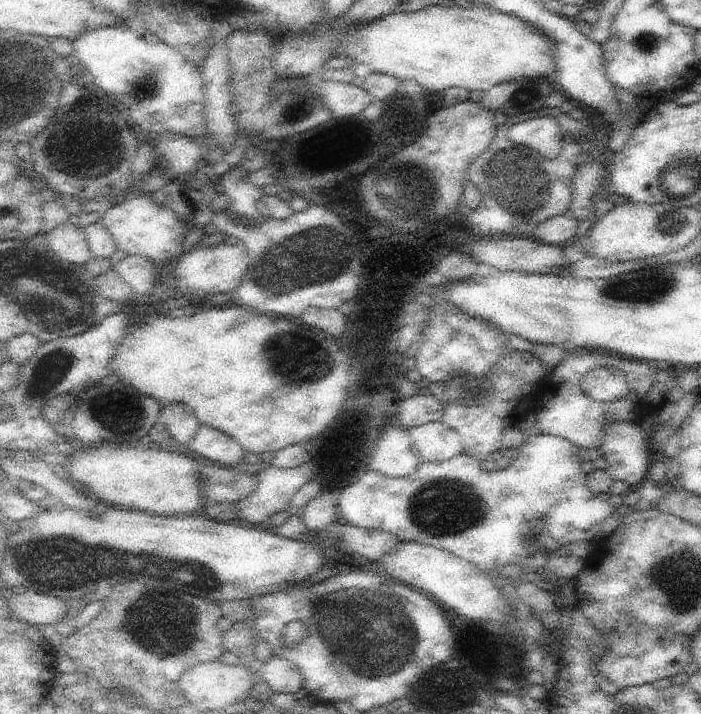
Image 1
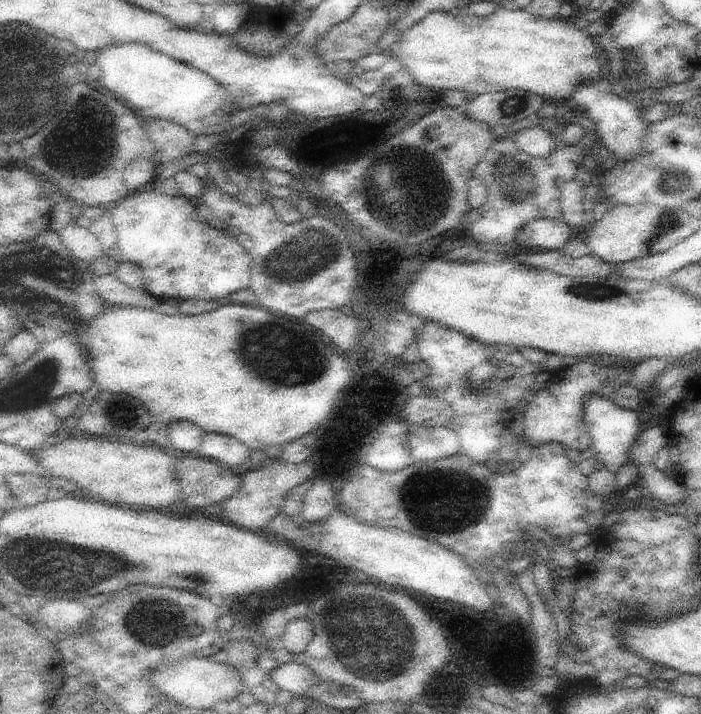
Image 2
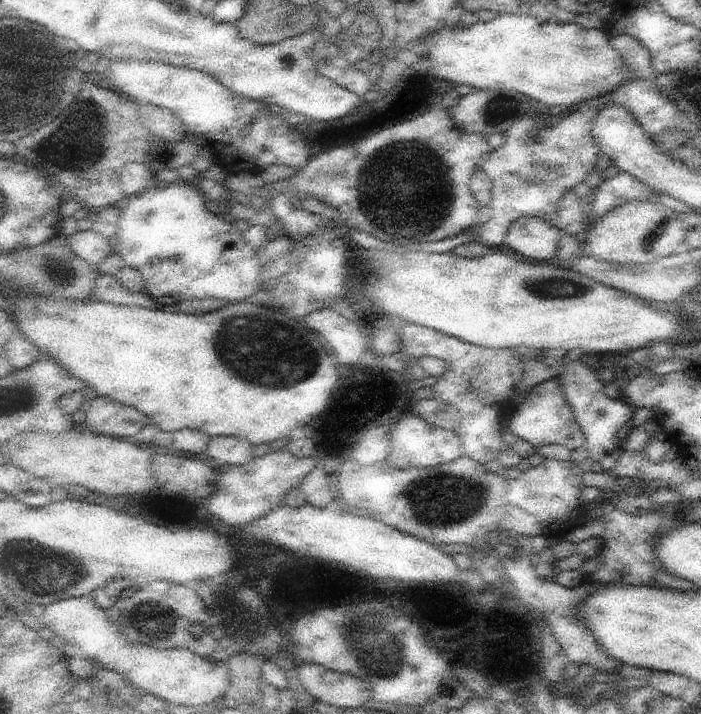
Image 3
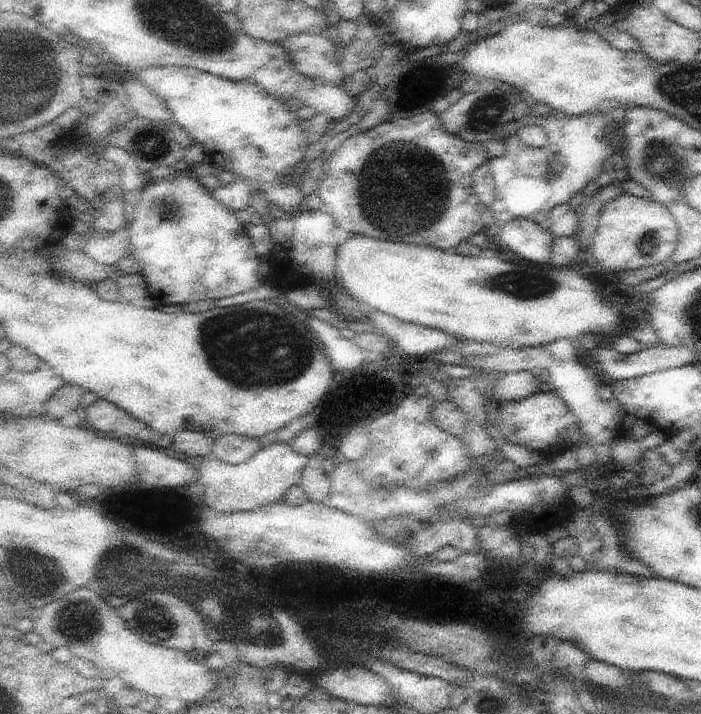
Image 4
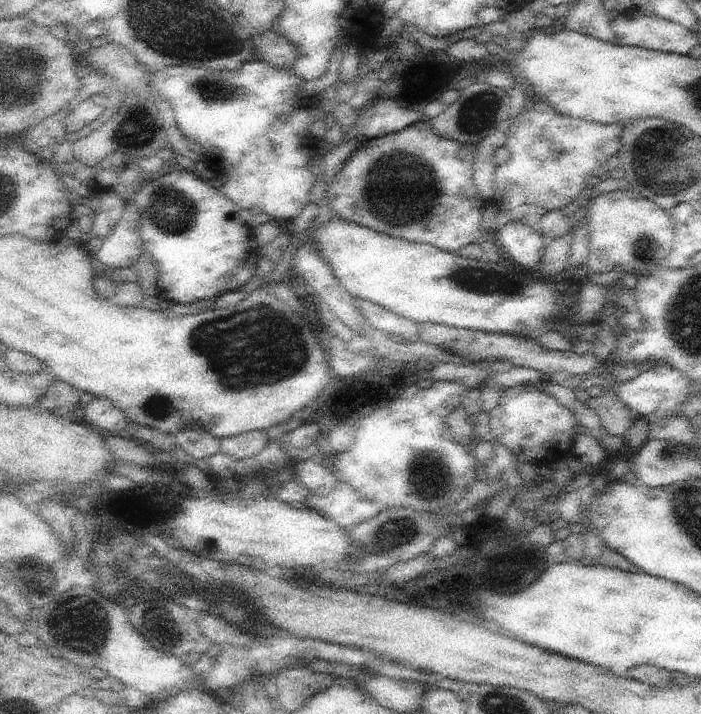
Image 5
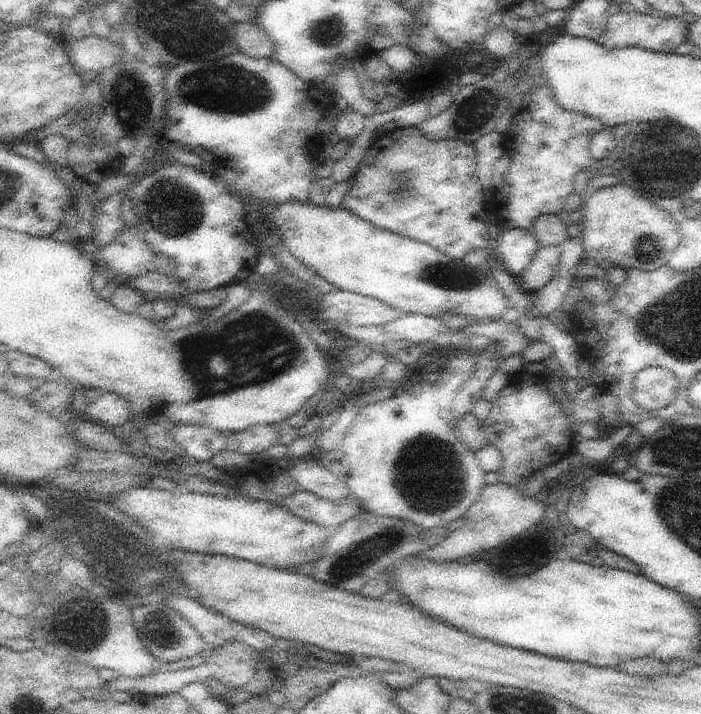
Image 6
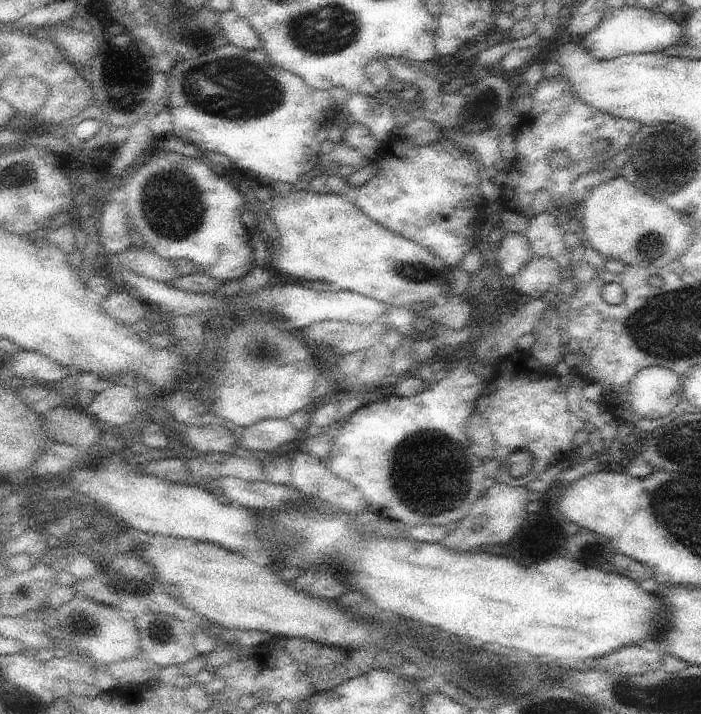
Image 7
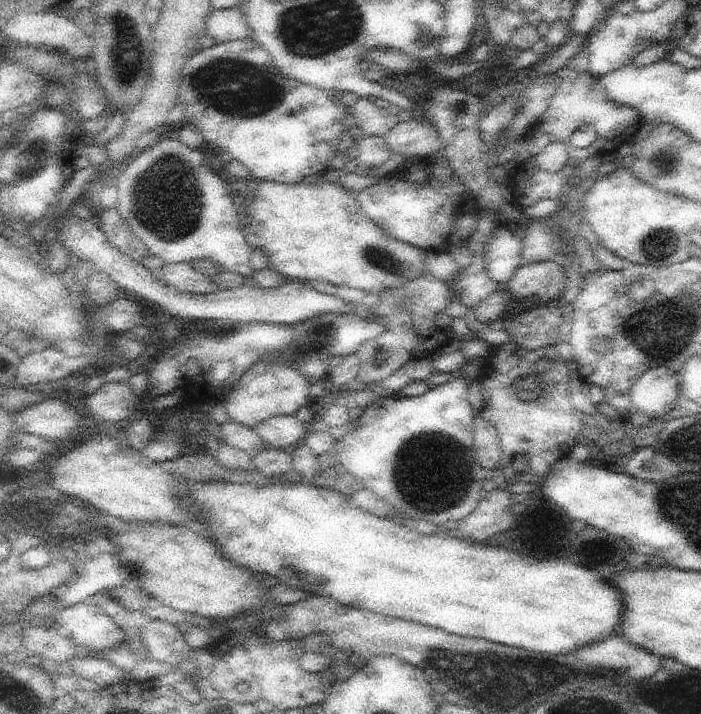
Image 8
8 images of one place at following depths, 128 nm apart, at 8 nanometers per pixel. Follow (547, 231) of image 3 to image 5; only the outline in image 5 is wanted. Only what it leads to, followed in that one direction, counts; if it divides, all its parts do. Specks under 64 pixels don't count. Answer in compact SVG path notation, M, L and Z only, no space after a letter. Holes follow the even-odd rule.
M509 222L500 230L496 240L524 270L536 270L540 266L547 245L541 230L532 230L523 222Z

